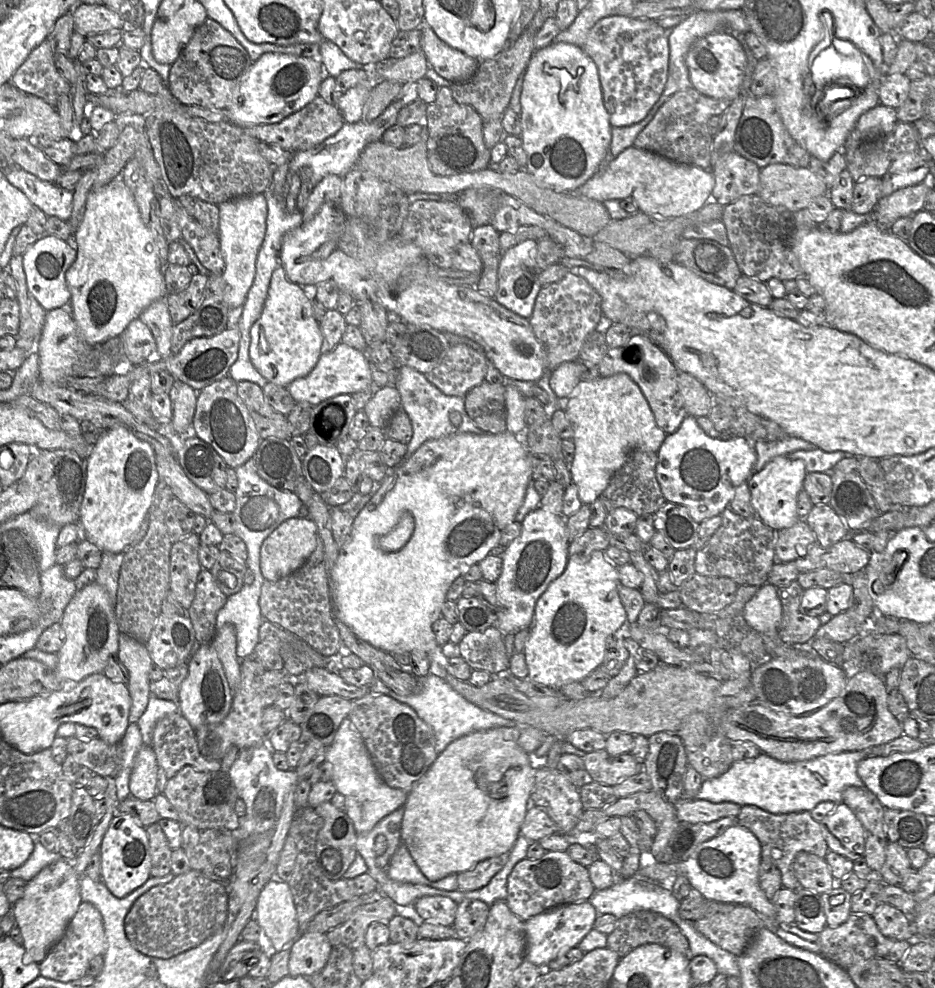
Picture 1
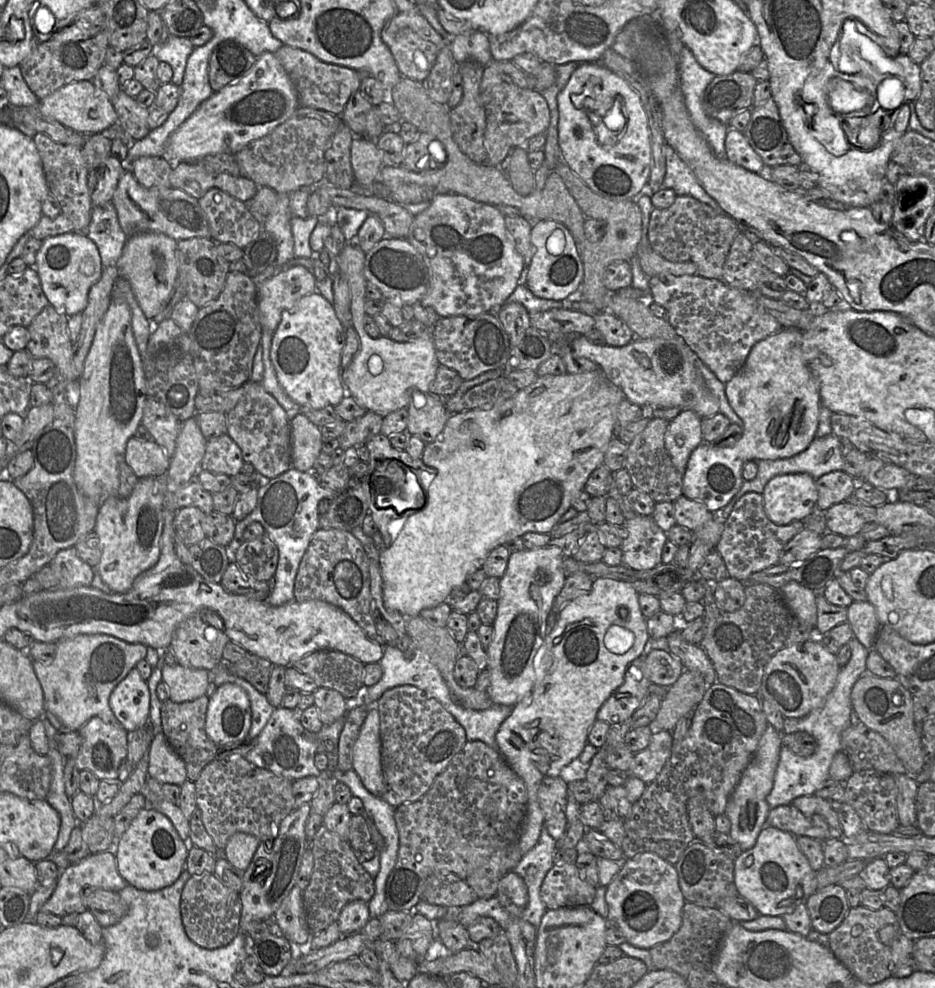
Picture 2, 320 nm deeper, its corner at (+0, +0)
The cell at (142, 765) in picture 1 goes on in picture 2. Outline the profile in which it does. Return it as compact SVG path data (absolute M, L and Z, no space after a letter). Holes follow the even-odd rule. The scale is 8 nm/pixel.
M161 732L153 736L148 749L148 774L163 782L181 786L186 781L186 766Z

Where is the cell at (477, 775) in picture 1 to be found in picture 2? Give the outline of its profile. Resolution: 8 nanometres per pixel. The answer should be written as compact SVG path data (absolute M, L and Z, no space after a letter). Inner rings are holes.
M607 577L595 578L588 591L577 595L556 614L555 625L536 654L534 687L525 699L513 706L511 714L503 721L496 734L499 752L525 782L527 789L527 808L518 839L522 855L537 844L545 821L538 800L540 784L545 778L565 776L577 764L588 743L588 733L597 720L599 709L623 684L628 666L648 650L650 637L646 621L639 605L639 593L635 588L628 582ZM622 608L627 612L626 618L621 618L619 614Z

